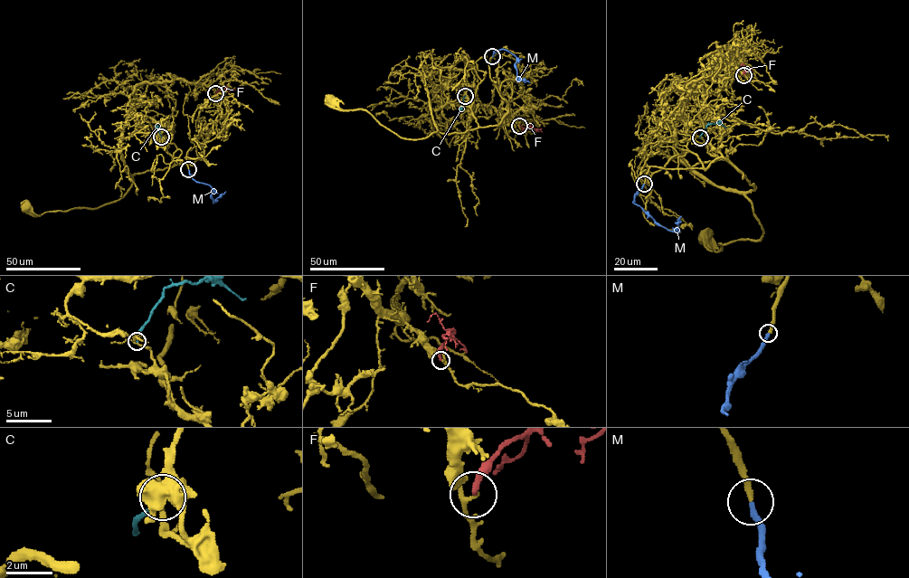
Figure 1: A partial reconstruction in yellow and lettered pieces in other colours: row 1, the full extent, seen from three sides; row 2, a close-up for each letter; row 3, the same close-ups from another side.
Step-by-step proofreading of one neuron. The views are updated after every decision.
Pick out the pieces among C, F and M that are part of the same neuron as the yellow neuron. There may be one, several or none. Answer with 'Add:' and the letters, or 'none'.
Add: C, M

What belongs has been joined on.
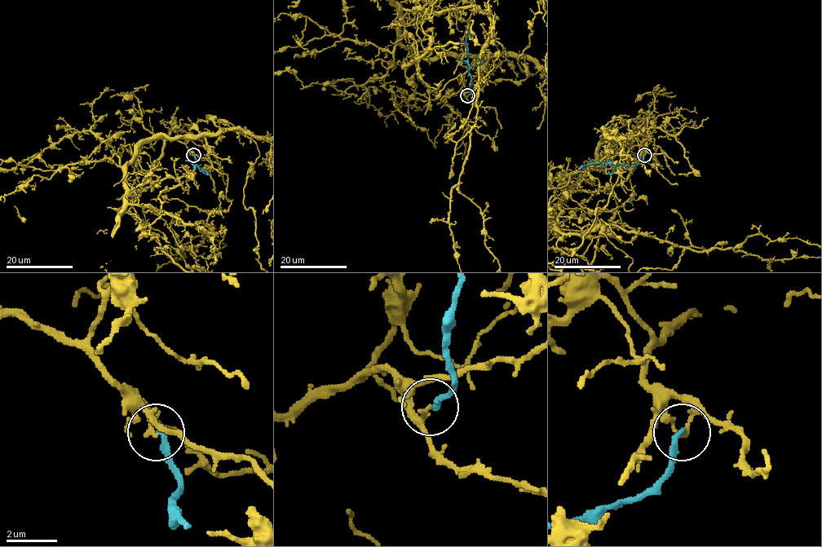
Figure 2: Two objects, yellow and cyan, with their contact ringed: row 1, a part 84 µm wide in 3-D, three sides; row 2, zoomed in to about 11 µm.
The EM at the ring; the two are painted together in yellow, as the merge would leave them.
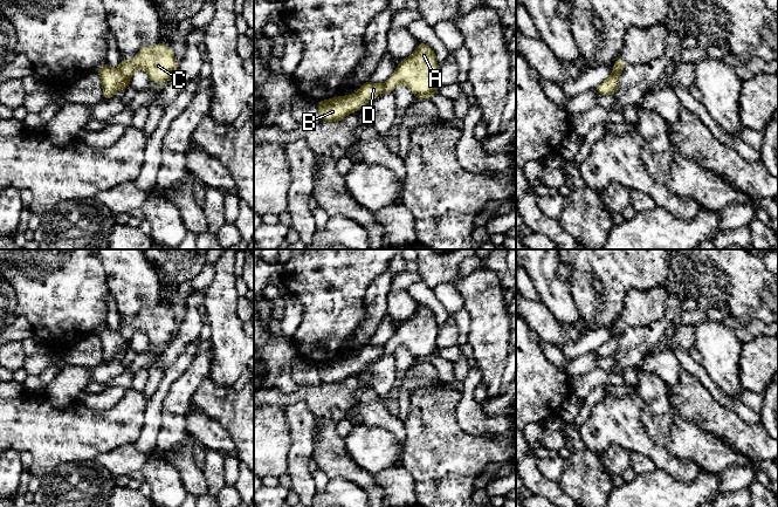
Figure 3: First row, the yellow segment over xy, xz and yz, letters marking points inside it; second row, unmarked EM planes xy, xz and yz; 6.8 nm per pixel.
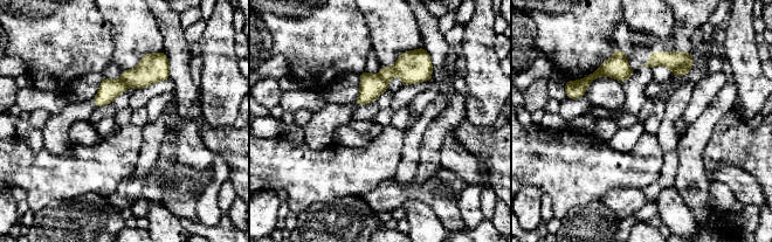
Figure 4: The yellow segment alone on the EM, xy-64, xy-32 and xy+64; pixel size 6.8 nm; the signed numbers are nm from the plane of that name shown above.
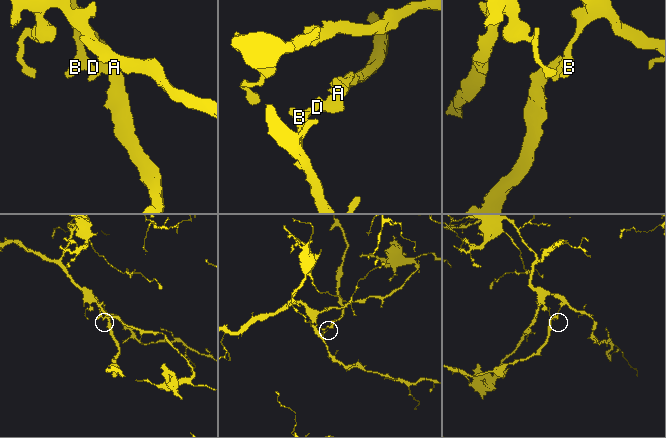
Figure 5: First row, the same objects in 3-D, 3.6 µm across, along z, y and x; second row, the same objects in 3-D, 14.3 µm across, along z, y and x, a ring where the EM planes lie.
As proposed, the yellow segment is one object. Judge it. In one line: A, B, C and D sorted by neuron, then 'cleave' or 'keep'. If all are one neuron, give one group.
A C / B D; cleave

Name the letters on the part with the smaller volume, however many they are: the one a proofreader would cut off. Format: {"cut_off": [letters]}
{"cut_off": ["A", "C"]}

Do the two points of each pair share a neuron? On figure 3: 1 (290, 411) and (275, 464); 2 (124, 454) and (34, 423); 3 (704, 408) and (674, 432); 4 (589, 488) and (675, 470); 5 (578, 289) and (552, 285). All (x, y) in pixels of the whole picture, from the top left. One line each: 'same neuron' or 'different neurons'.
1: different neurons
2: different neurons
3: different neurons
4: different neurons
5: different neurons

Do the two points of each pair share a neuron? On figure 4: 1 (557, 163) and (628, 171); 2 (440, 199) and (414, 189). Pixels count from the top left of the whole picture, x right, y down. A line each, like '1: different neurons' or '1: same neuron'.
1: same neuron
2: same neuron

